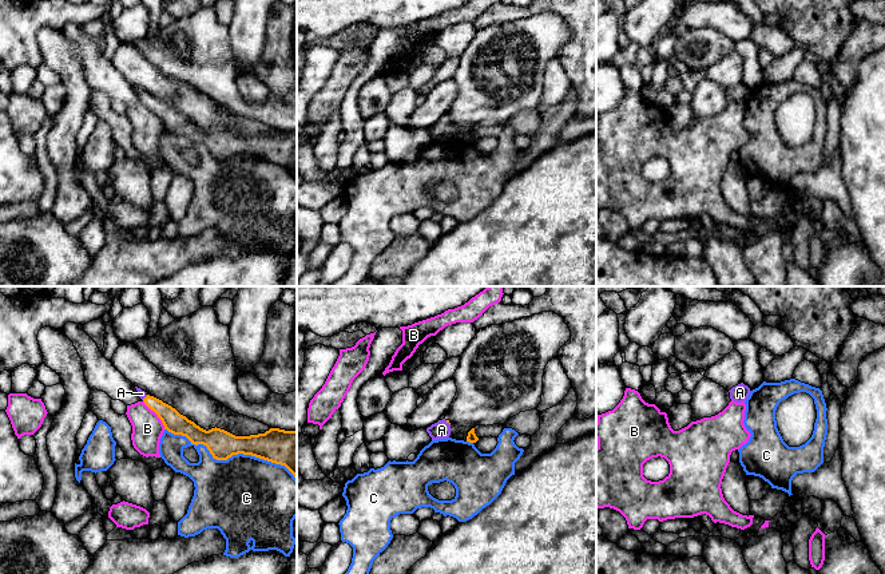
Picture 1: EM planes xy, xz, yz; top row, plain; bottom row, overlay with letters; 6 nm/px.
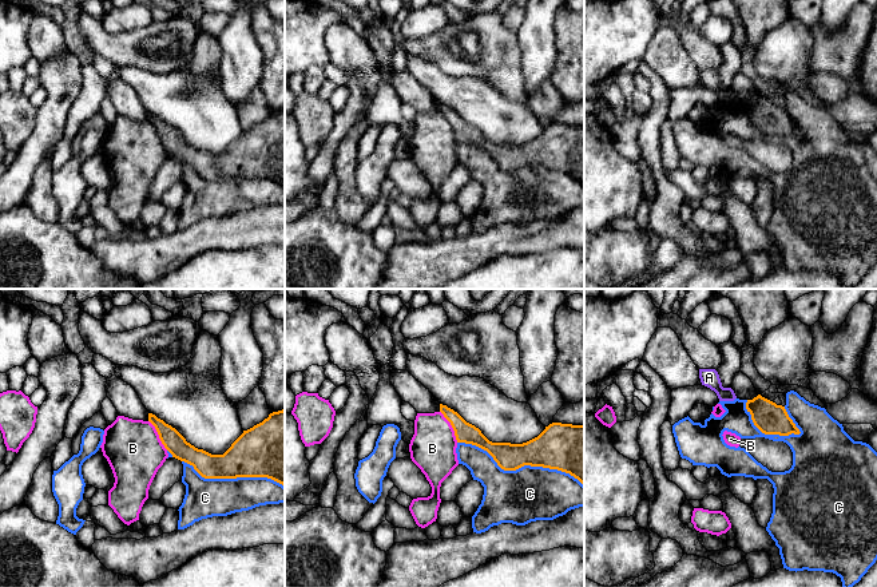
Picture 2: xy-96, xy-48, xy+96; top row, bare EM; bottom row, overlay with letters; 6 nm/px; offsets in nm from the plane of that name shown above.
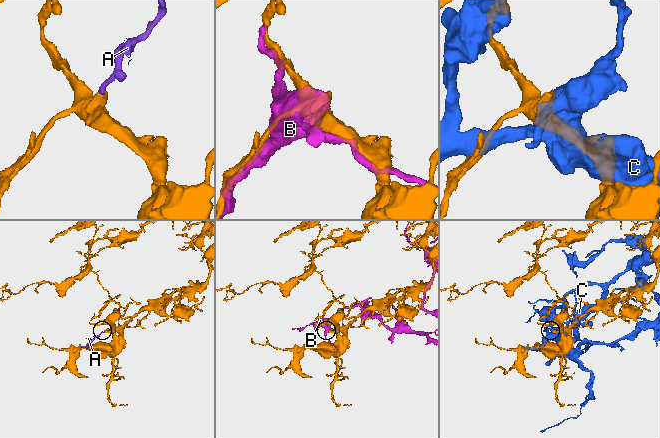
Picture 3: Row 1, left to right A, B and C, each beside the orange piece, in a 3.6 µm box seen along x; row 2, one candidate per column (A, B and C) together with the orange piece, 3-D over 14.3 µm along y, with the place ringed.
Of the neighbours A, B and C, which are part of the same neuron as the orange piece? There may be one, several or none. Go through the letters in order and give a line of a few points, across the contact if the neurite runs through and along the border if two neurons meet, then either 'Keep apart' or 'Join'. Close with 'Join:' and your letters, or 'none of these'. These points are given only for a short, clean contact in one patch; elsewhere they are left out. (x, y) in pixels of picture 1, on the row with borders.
A: Line: xz (447, 420), (448, 422), (441, 430). Join
B: Keep apart
C: Keep apart
Join: A

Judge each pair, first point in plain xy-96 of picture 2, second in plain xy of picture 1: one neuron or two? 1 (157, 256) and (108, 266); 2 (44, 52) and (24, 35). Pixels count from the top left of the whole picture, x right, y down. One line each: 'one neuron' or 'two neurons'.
1: one neuron
2: two neurons

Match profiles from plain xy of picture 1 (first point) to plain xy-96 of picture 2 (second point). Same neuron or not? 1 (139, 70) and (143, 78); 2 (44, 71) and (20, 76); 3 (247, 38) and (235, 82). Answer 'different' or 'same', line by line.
1: same
2: different
3: same

